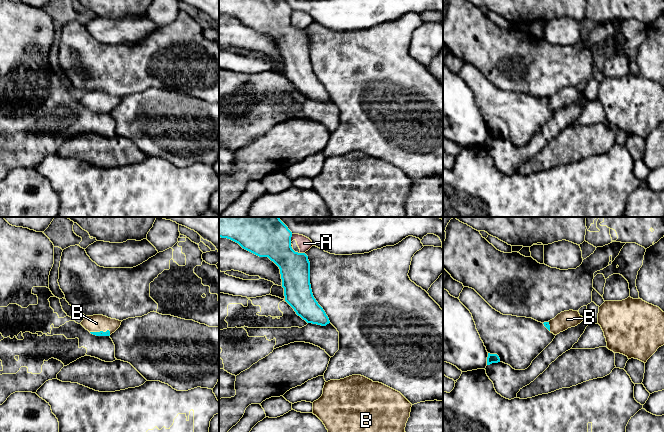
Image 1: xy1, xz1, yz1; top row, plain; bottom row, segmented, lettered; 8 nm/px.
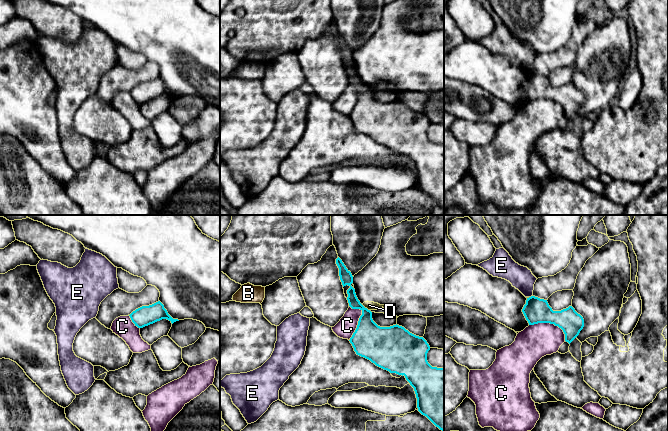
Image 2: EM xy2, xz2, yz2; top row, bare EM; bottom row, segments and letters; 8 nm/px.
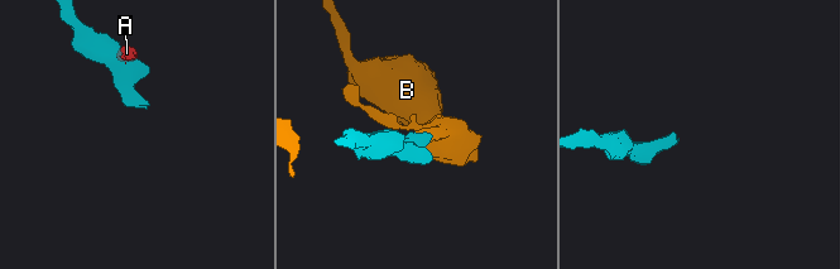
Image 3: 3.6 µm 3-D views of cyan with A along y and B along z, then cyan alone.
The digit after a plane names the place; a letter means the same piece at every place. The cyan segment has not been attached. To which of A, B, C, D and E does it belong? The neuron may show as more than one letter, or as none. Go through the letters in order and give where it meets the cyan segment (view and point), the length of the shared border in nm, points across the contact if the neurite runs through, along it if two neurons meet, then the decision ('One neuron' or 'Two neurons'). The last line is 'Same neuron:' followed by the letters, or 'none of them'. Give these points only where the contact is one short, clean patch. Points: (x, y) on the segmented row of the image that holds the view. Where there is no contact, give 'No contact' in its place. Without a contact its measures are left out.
A: Touches cyan at xz1 (290, 238). Shared border 70 nm. Boundary: xz1 (292, 234), (290, 241). Two neurons
B: Touches cyan at xy1 (101, 331). Shared border 170 nm. Path across: xy1 (101, 333), (101, 331), (96, 323). One neuron
C: Touches cyan at yz2 (551, 323). Shared border 320 nm. Boundary: yz2 (529, 324), (553, 323), (562, 330), (565, 340). Two neurons
D: Touches cyan at xz2 (364, 307). Shared border 90 nm. Boundary: xz2 (361, 304), (369, 310). Two neurons
E: Touches cyan at yz2 (531, 296). Shared border 40 nm. Boundary: yz2 (532, 295), (529, 297). Two neurons
Same neuron: B

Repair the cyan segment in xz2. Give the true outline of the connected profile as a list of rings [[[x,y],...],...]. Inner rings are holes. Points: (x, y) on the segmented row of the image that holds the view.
[[[339,257],[336,264],[343,287],[350,287],[347,290],[349,306],[362,311],[357,328],[349,340],[354,351],[390,373],[404,375],[414,388],[418,411],[444,431],[444,368],[432,367],[428,363],[429,344],[423,337],[397,324],[378,326],[372,319],[372,312],[358,300],[351,286],[351,272]]]

